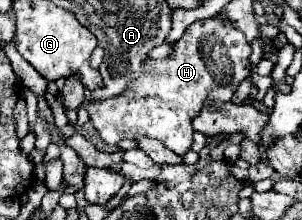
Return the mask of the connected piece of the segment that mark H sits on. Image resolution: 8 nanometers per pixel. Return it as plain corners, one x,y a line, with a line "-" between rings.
218,18
198,20
186,28
186,34
174,44
174,52
168,59
147,58
144,62
145,76
133,80
124,94
100,102
84,100
82,106
88,110
92,124
108,144
118,144
124,138
136,140
148,136
160,140
166,148
174,150
178,156
184,156
192,146
192,134
194,134
190,124
192,118
202,110
206,102
218,104
232,98
240,82
250,76
248,58
250,58
250,44
246,42
242,32
234,30
230,24

